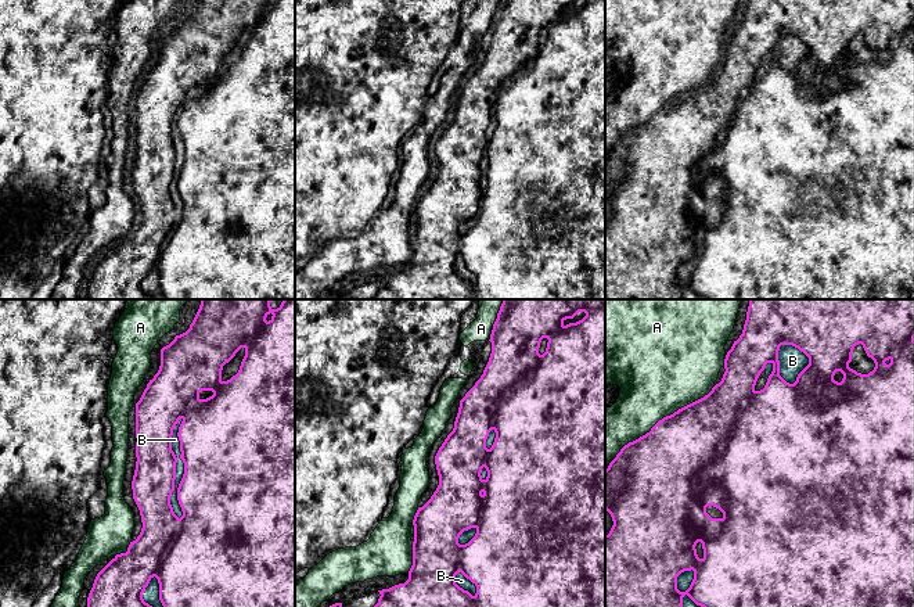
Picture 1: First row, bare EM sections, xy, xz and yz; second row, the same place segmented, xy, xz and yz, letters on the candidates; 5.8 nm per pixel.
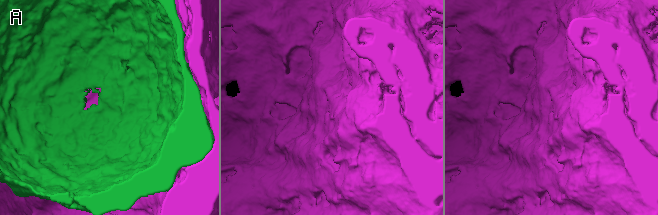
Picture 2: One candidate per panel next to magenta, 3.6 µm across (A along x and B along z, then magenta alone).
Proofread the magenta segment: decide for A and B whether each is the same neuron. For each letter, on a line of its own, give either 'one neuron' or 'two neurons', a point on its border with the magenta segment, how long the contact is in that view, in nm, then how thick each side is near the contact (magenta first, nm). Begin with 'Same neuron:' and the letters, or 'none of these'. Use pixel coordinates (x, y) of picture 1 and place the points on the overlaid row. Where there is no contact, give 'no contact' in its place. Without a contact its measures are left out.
Same neuron: B
A: two neurons | yz (657, 423) | 800 nm | 500/420 nm
B: one neuron | xy (184, 469) | 600 nm | 500/50 nm

